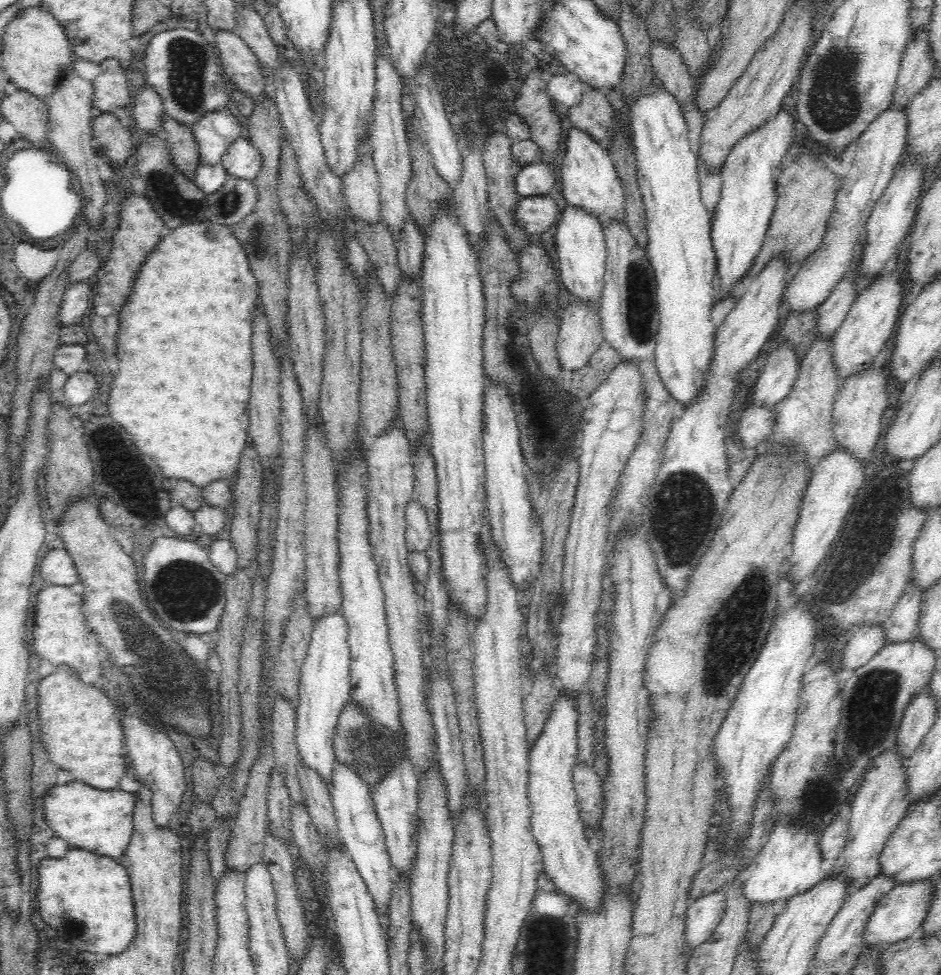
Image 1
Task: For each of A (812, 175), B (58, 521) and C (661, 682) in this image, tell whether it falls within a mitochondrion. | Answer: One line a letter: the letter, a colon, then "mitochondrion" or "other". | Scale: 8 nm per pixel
A: other
B: other
C: other

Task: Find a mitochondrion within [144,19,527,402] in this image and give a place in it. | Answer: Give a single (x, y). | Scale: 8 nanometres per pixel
(188, 60)

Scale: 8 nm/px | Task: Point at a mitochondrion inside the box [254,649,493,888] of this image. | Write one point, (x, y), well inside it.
(370, 749)

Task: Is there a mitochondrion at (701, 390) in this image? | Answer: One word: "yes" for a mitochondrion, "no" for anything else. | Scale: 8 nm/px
no

